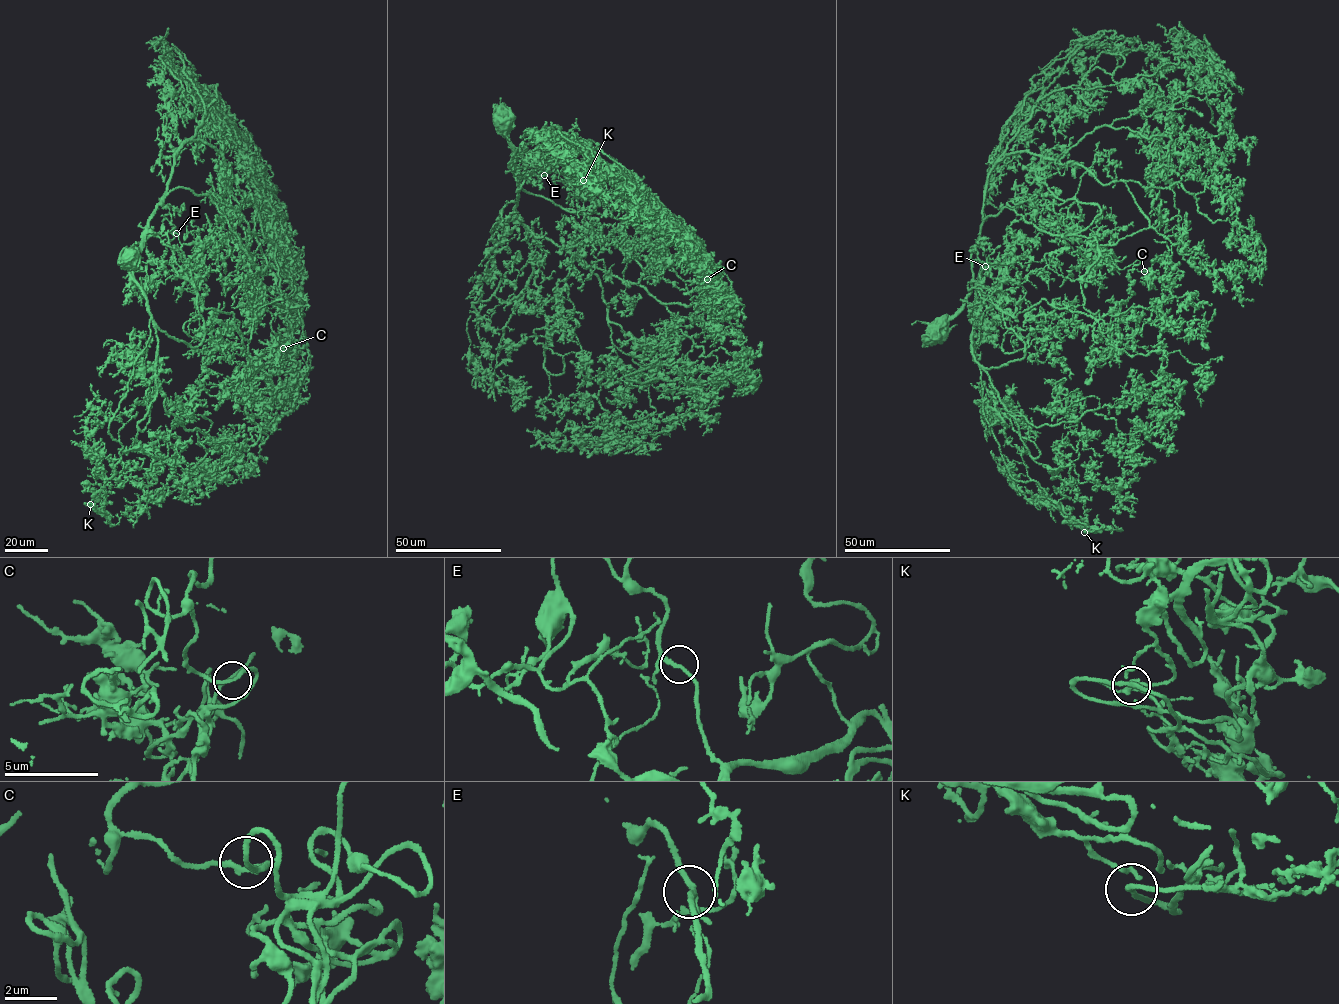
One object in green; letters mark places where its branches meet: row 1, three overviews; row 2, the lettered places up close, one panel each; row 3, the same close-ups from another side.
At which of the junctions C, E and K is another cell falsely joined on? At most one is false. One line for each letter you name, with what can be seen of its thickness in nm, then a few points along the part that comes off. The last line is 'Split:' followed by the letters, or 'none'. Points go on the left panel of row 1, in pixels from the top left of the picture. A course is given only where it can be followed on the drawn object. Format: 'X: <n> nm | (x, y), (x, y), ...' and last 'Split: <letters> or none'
Split: none

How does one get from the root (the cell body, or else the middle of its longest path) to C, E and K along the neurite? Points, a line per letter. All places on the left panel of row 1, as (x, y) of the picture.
C: (127, 257), (154, 233), (204, 308), (232, 313), (248, 341), (266, 308), (282, 348)
E: (127, 257), (131, 259), (131, 253), (139, 249), (142, 237), (148, 232), (164, 235), (168, 231), (176, 233)
K: (127, 257), (152, 233), (133, 271), (150, 337), (108, 429), (120, 461), (90, 504)

